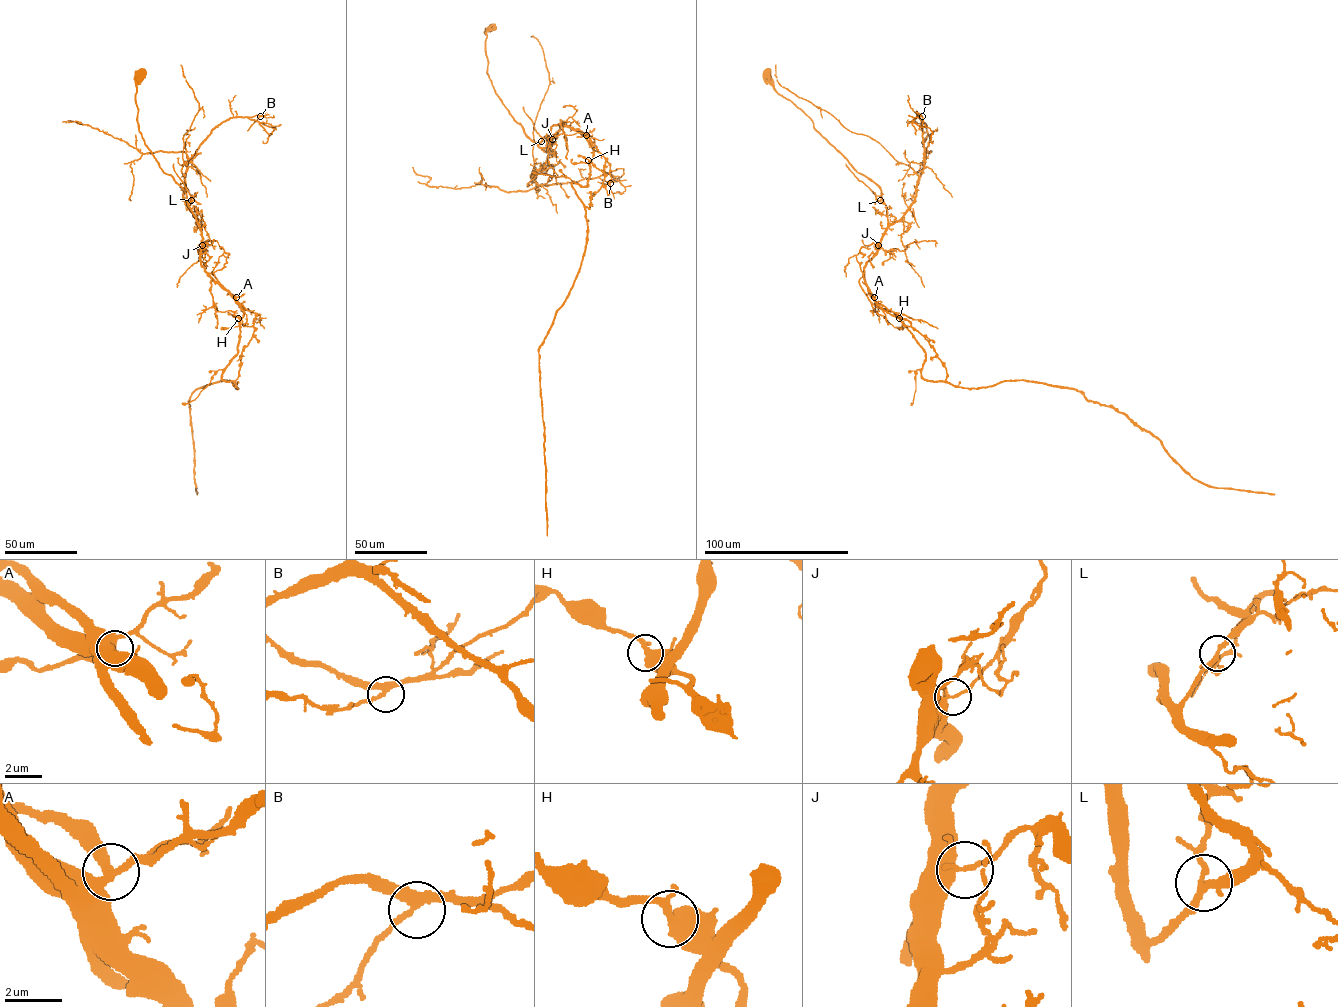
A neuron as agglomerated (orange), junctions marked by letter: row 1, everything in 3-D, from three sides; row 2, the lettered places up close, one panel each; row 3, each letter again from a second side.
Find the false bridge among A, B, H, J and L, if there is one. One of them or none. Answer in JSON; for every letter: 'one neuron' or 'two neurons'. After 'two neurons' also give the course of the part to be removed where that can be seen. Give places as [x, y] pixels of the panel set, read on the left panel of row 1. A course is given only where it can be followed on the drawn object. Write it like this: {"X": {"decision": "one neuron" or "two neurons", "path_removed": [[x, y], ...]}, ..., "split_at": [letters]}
{"A": {"decision": "one neuron"}, "B": {"decision": "one neuron"}, "H": {"decision": "one neuron"}, "J": {"decision": "one neuron"}, "L": {"decision": "one neuron"}, "split_at": []}

